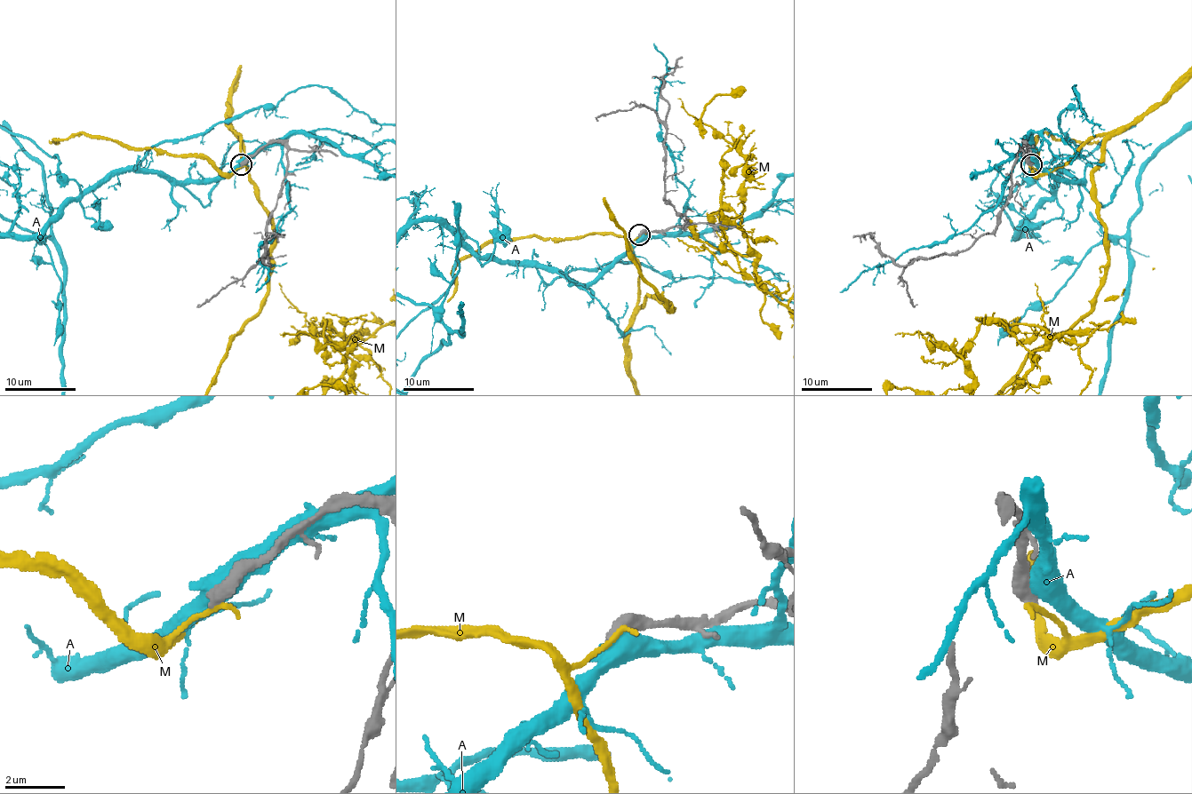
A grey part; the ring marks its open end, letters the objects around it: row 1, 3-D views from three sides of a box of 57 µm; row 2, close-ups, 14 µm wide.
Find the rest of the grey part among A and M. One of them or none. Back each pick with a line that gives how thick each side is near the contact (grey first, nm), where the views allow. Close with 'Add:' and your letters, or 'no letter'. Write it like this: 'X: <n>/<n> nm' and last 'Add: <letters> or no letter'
Add: no letter

